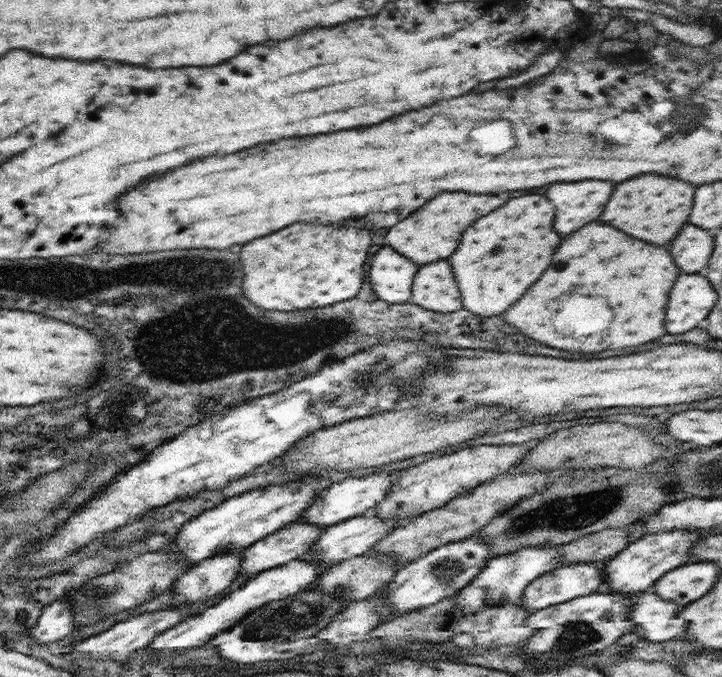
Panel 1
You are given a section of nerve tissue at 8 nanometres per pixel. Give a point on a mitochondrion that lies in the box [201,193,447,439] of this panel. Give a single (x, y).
(295, 341)

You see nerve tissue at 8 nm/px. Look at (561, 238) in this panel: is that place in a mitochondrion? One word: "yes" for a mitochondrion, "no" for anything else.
no

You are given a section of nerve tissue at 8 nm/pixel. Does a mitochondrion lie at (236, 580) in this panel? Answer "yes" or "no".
no

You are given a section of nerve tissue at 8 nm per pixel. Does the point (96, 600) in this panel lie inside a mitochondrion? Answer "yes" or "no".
yes

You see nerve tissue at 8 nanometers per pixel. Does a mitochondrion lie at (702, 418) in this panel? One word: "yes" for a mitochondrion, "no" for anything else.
no

